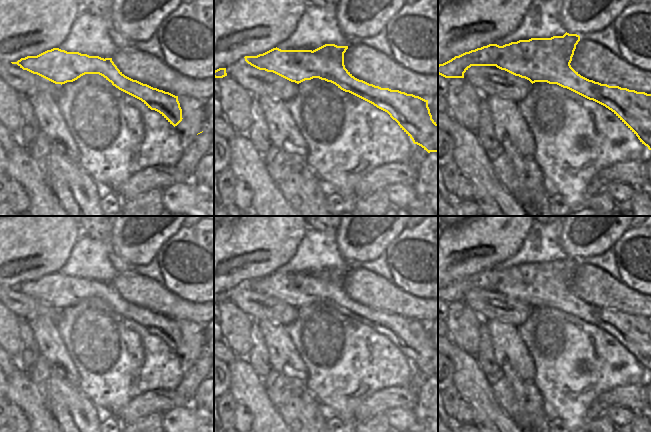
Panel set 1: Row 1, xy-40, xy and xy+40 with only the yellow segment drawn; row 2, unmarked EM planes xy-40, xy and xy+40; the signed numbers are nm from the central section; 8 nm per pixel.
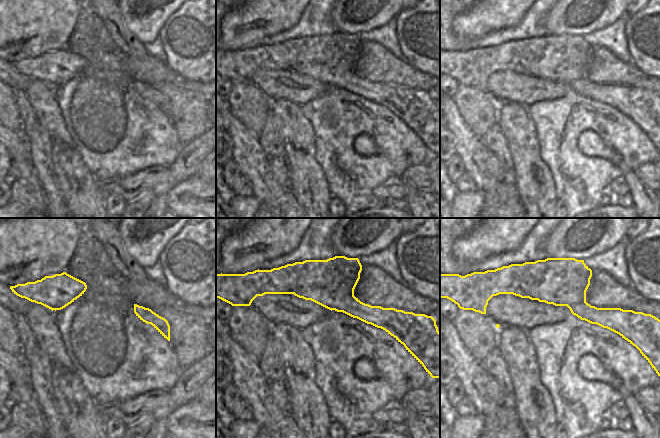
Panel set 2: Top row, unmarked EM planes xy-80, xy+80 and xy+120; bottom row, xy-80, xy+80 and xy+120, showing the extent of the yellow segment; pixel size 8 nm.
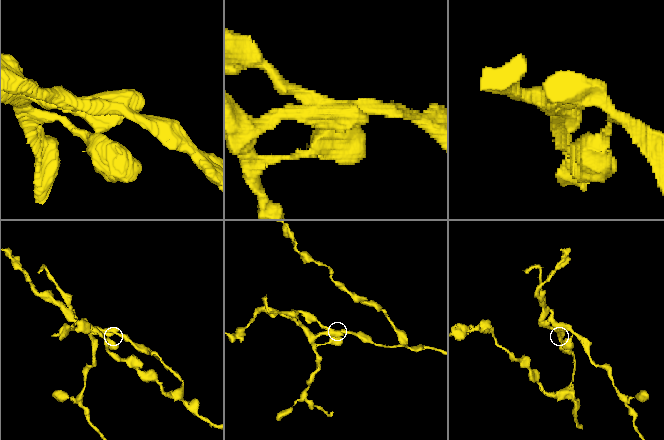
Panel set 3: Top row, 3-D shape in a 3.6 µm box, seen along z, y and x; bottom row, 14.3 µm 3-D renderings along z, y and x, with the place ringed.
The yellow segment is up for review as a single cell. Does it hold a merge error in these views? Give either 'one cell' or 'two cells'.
two cells

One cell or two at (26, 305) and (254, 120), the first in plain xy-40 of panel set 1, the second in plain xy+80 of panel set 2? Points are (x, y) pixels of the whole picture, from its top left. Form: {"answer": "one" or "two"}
{"answer": "two"}

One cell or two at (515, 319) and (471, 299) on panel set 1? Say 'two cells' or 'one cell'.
one cell

